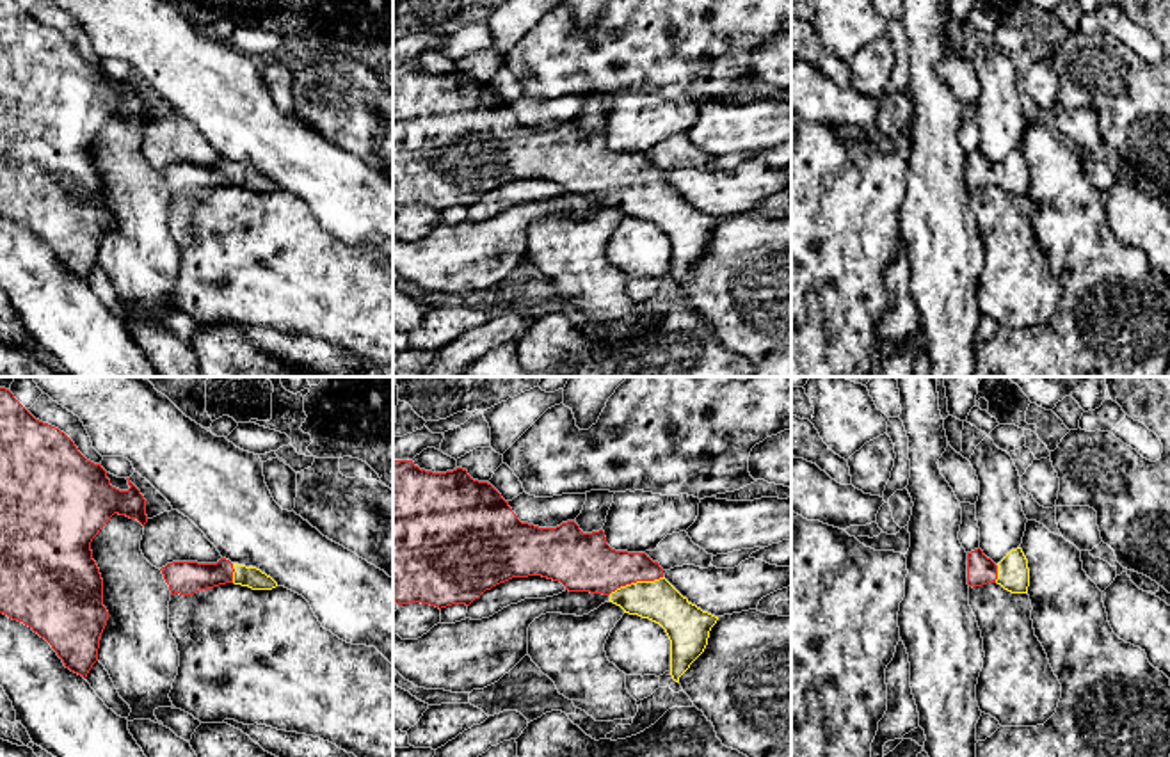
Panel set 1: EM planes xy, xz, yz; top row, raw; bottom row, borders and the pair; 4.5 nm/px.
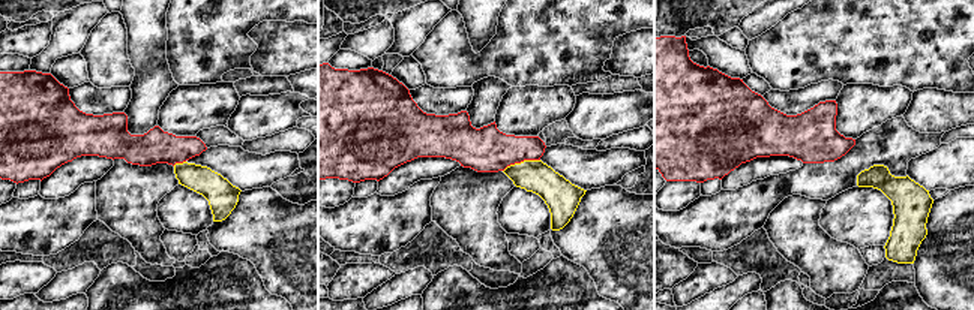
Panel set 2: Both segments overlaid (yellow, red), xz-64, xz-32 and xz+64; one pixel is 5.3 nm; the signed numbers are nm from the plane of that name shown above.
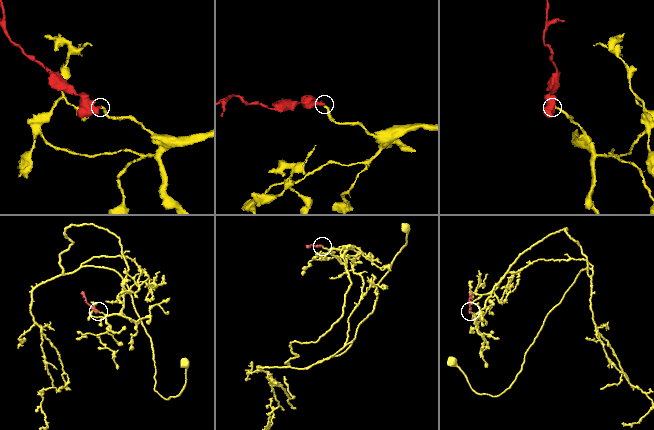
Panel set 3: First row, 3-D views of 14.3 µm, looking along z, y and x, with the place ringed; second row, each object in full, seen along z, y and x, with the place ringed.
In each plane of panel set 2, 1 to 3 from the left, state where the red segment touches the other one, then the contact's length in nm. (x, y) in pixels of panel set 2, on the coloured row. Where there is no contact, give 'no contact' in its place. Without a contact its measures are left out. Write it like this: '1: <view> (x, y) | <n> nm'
1: xz-64 (179, 163) | 80 nm
2: xz-32 (521, 162) | 220 nm
3: no contact

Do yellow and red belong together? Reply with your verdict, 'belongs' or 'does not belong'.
belongs

